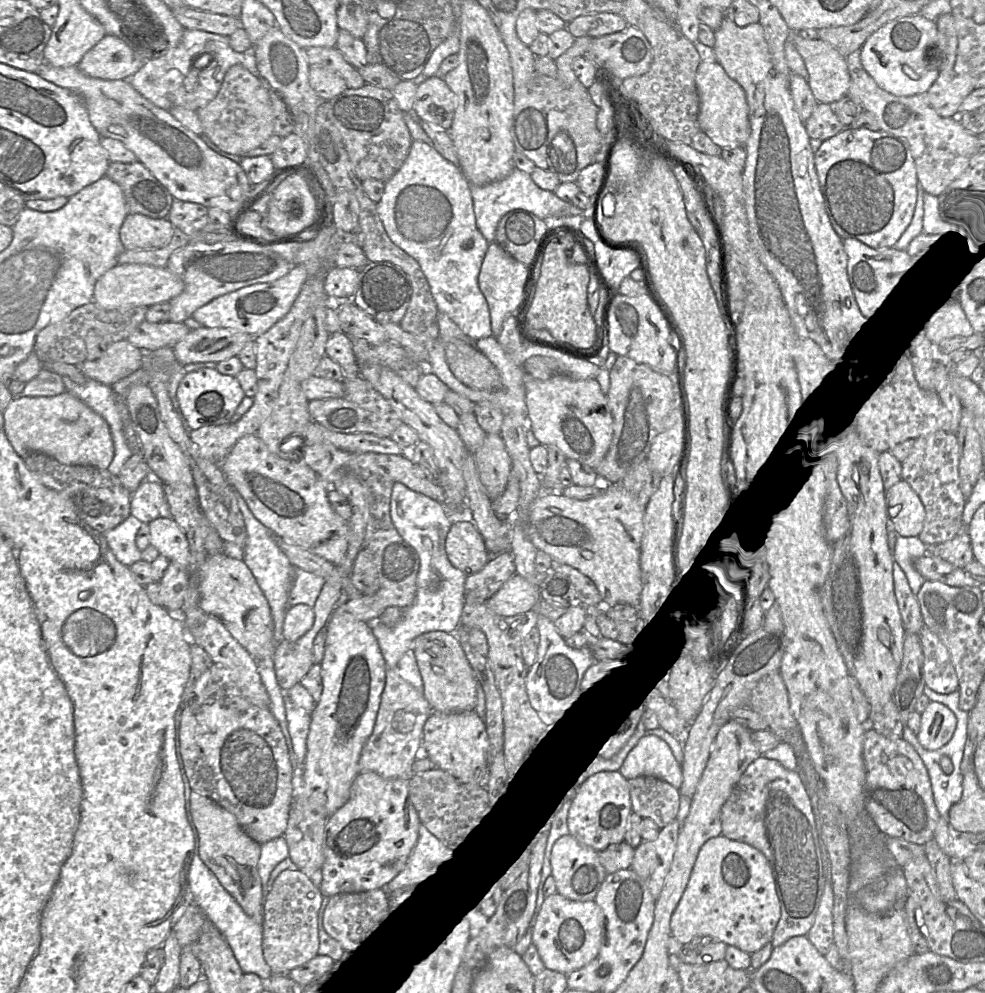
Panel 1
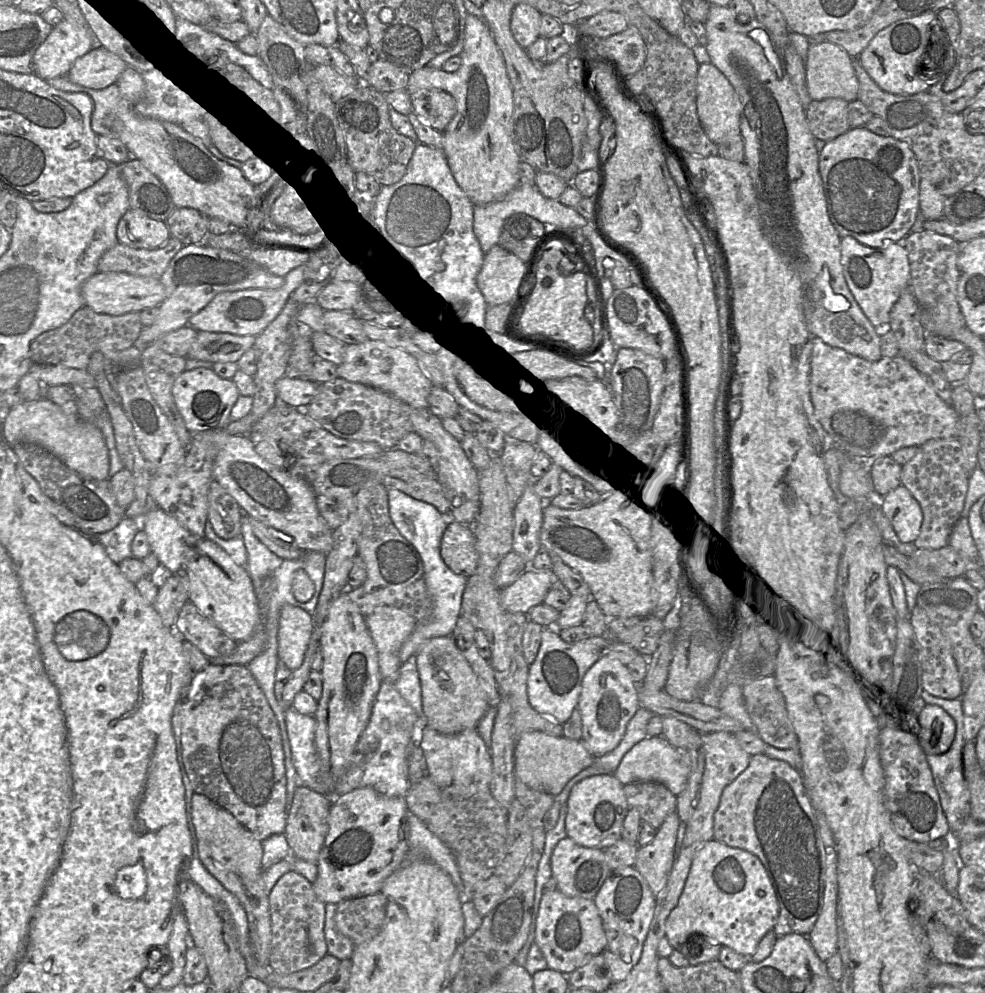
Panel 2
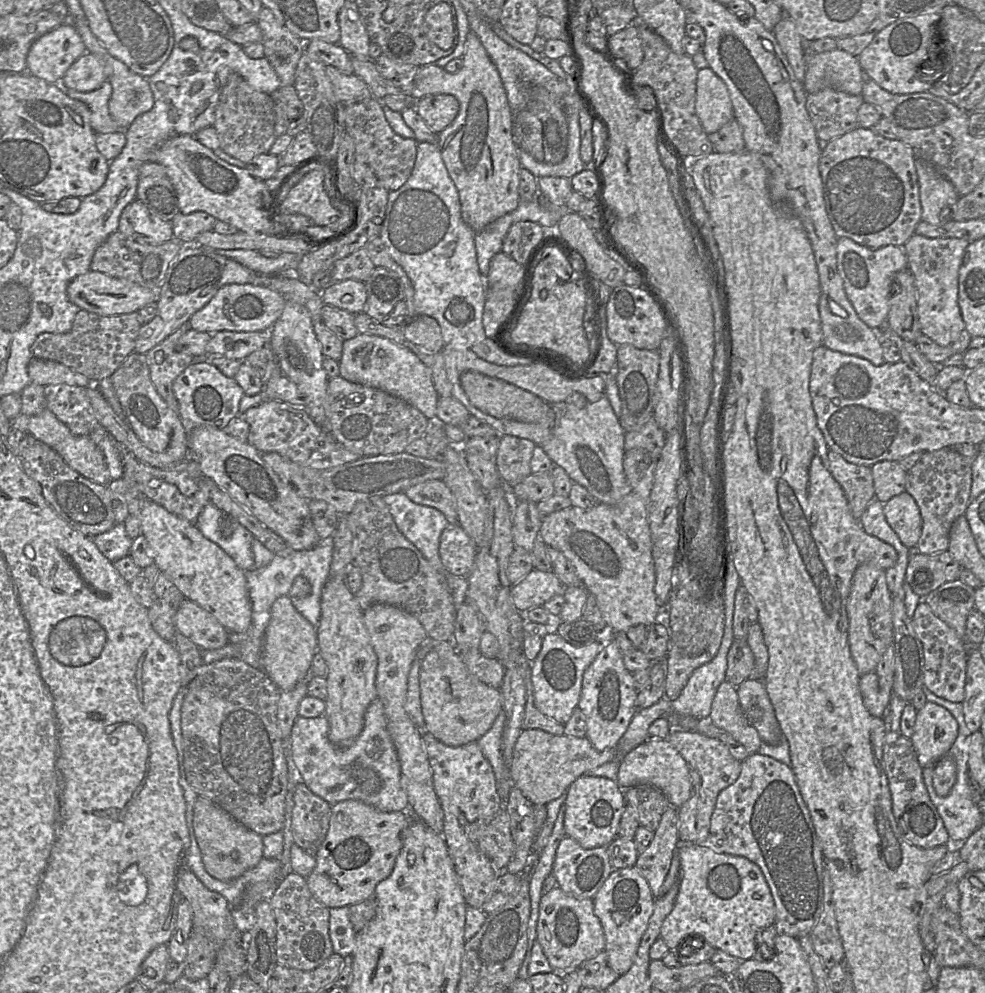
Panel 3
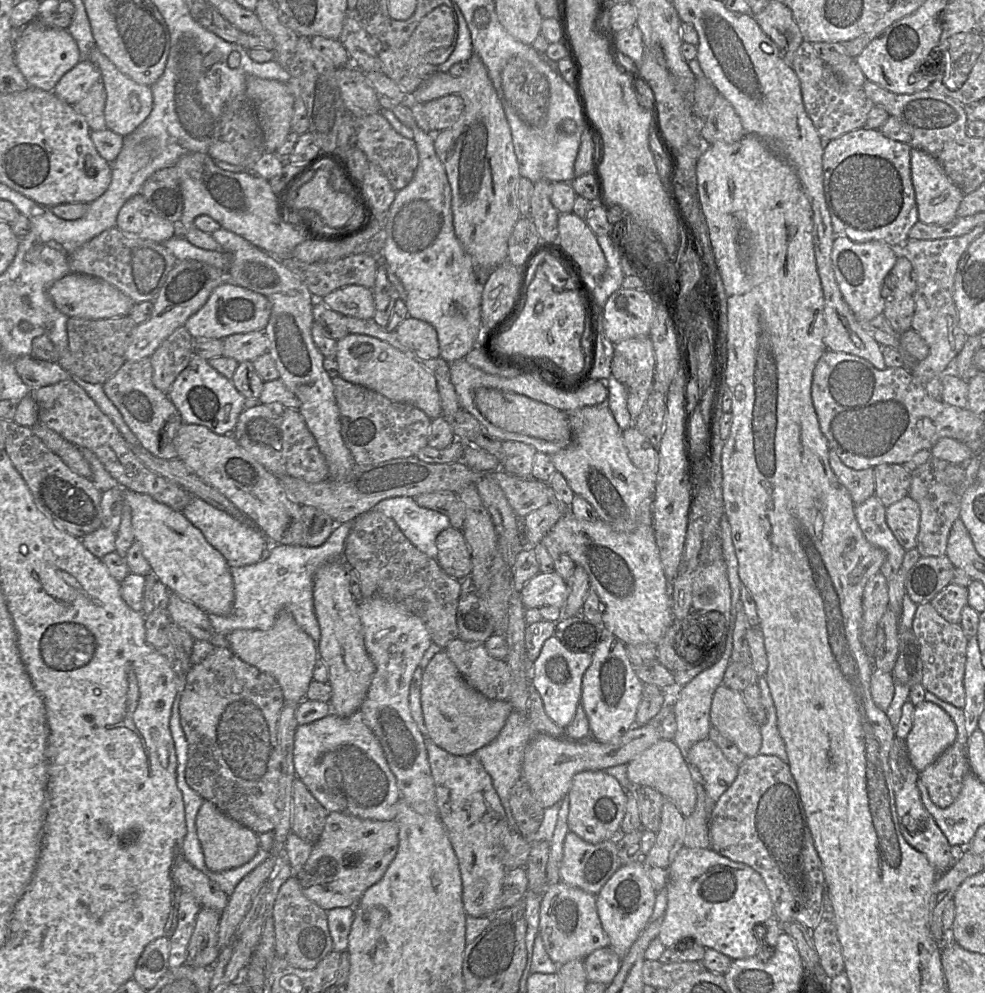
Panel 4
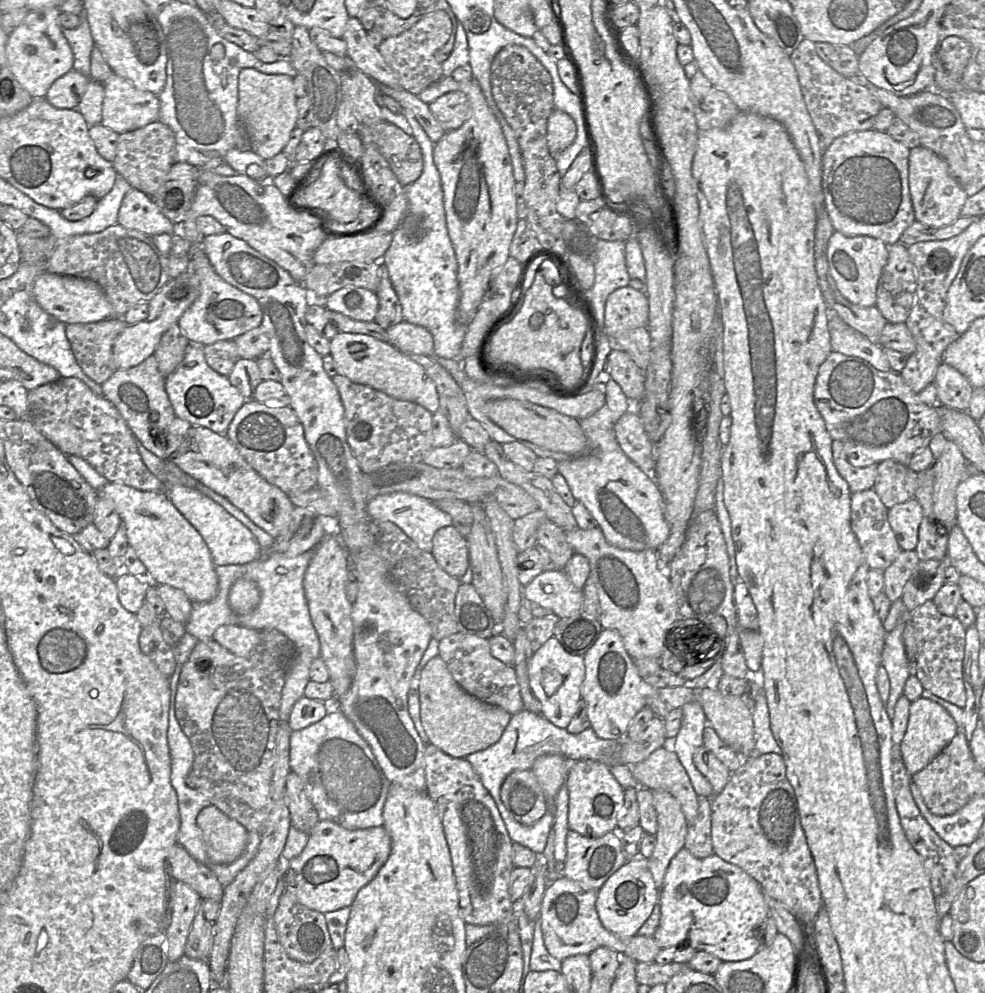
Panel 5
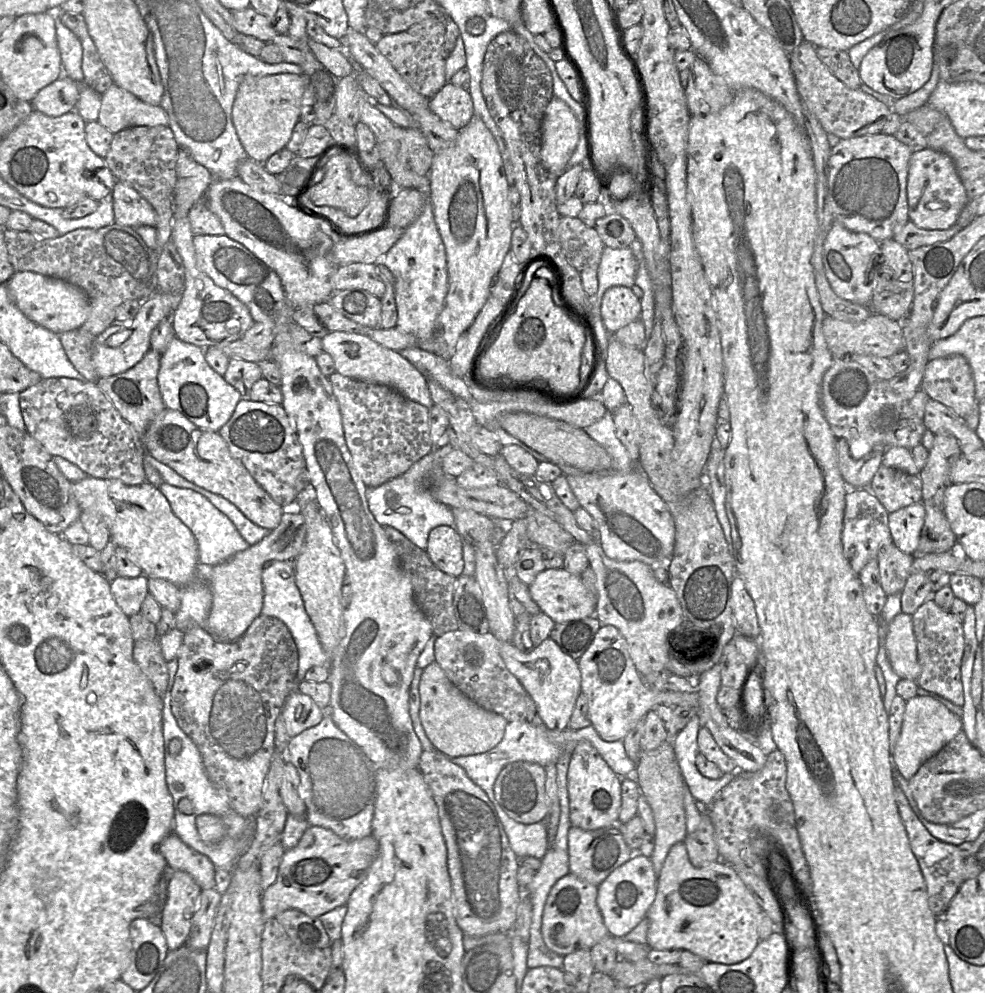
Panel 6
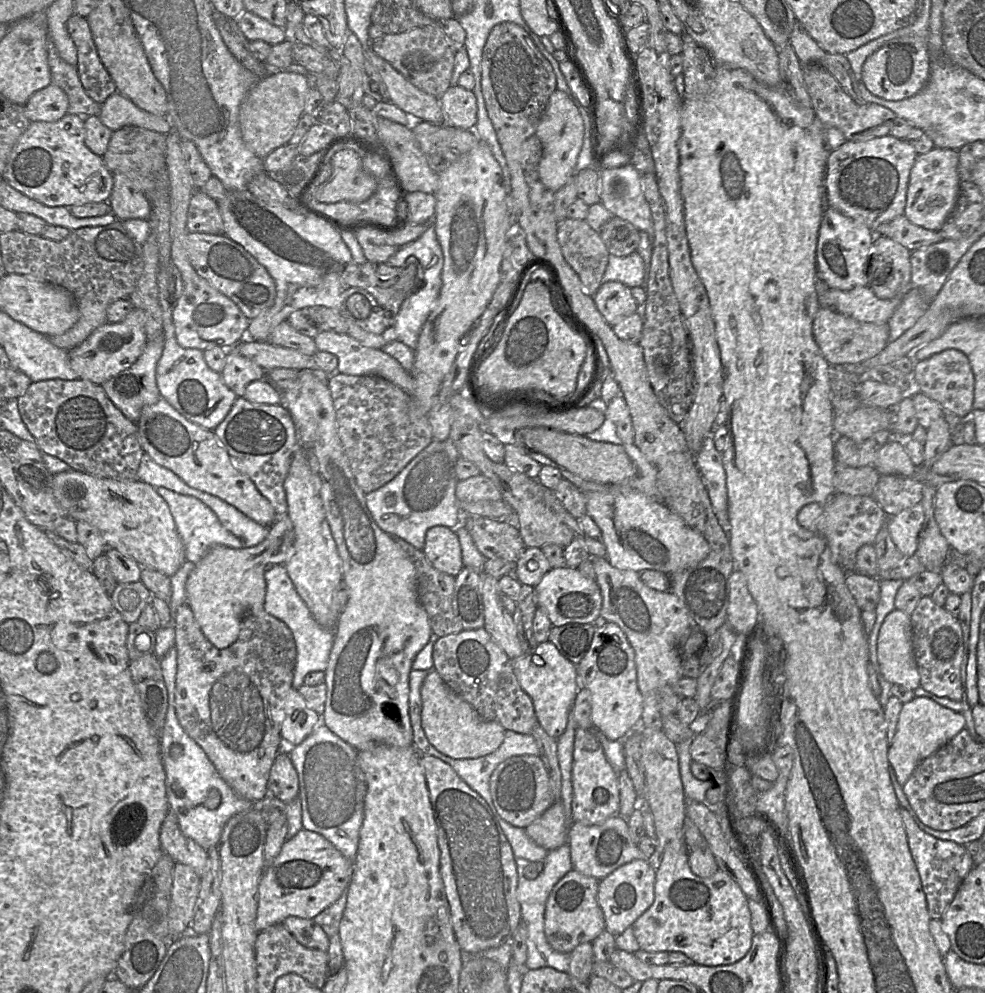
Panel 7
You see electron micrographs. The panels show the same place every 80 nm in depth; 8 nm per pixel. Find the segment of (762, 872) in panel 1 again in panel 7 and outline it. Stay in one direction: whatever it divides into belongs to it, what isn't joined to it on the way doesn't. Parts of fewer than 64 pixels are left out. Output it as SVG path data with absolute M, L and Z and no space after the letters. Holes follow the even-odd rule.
M682 837L669 841L656 870L653 904L631 926L640 950L681 952L697 965L731 965L746 956L754 936L748 898L739 885L718 870L709 878L693 874Z

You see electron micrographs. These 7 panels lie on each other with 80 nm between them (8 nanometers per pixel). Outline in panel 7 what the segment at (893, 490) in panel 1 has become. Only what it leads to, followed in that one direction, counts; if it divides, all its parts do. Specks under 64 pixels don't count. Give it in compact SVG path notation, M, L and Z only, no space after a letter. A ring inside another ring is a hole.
M922 504L905 509L887 520L890 537L896 548L906 557L915 555L918 536L925 519Z

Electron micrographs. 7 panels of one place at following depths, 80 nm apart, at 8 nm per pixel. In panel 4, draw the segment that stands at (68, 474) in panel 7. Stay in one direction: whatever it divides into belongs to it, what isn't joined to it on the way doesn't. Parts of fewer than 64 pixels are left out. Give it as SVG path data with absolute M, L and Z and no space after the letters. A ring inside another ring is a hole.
M124 489L124 501L131 508L135 540L141 544L151 573L167 588L193 602L207 614L226 616L234 605L231 568L223 555L210 545L202 532L182 512L153 499L148 494Z

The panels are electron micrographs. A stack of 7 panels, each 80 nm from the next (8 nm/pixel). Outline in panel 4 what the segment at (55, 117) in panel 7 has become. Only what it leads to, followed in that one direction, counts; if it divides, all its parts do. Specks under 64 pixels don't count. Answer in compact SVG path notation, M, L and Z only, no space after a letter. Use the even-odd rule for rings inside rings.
M80 60L62 76L53 92L62 101L75 105L100 80L99 68L91 60Z

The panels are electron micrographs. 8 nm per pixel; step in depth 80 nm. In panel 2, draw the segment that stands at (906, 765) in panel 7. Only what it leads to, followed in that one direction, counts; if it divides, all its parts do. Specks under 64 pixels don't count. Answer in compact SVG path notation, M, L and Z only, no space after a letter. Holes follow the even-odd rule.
M926 704L918 714L918 722L917 739L926 756L949 749L956 734L956 721L946 710L936 704Z

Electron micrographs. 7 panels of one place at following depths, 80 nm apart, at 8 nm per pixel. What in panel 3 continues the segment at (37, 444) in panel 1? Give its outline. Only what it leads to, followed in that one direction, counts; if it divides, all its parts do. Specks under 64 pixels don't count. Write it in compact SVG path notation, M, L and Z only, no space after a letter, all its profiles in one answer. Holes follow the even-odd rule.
M47 408L34 416L20 413L15 419L10 420L10 423L12 428L27 432L49 446L62 457L70 468L83 477L102 485L106 485L110 481L104 455L92 438L73 435Z

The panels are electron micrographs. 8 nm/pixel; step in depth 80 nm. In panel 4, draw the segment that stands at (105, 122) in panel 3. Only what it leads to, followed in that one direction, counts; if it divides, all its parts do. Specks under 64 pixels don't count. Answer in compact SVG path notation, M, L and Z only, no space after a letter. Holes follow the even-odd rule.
M96 82L89 92L74 106L75 110L86 119L91 131L105 130L104 109L106 103L106 90L103 82Z

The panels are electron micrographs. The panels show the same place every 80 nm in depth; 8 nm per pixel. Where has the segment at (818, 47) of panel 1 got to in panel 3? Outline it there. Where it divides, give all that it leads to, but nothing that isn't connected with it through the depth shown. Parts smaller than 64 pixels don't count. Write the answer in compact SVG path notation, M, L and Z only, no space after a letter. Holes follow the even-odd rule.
M836 48L821 53L811 53L806 64L803 81L807 94L832 88L851 95L861 95L863 69L858 57Z

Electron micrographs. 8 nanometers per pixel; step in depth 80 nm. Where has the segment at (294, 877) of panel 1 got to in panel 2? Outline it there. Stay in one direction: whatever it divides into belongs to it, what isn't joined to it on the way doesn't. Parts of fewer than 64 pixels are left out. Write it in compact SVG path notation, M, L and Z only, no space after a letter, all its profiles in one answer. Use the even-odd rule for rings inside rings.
M294 870L285 873L275 884L268 895L271 912L271 955L269 968L280 974L290 974L307 969L328 954L327 943L324 933L326 907L314 892L313 884L303 875Z

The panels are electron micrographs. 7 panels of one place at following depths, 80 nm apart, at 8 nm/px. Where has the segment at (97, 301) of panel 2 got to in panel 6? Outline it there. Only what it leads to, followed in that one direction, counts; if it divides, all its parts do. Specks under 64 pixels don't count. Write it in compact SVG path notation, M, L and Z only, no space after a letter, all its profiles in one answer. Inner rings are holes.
M24 271L15 272L6 286L11 299L27 318L58 335L79 329L89 316L90 303L85 292L64 280Z

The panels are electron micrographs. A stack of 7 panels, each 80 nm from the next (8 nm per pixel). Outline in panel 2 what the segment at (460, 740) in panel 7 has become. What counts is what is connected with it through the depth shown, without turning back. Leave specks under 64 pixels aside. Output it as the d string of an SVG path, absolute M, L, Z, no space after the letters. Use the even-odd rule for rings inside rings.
M451 635L431 638L419 647L416 656L426 724L446 735L476 728L489 708L488 699L454 638Z

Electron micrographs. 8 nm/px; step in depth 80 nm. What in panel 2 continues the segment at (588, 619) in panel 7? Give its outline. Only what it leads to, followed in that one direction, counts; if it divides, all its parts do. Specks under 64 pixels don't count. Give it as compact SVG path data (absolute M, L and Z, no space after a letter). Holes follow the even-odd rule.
M527 568L512 584L501 590L500 602L513 613L525 613L544 602L548 590L558 577L551 570Z

